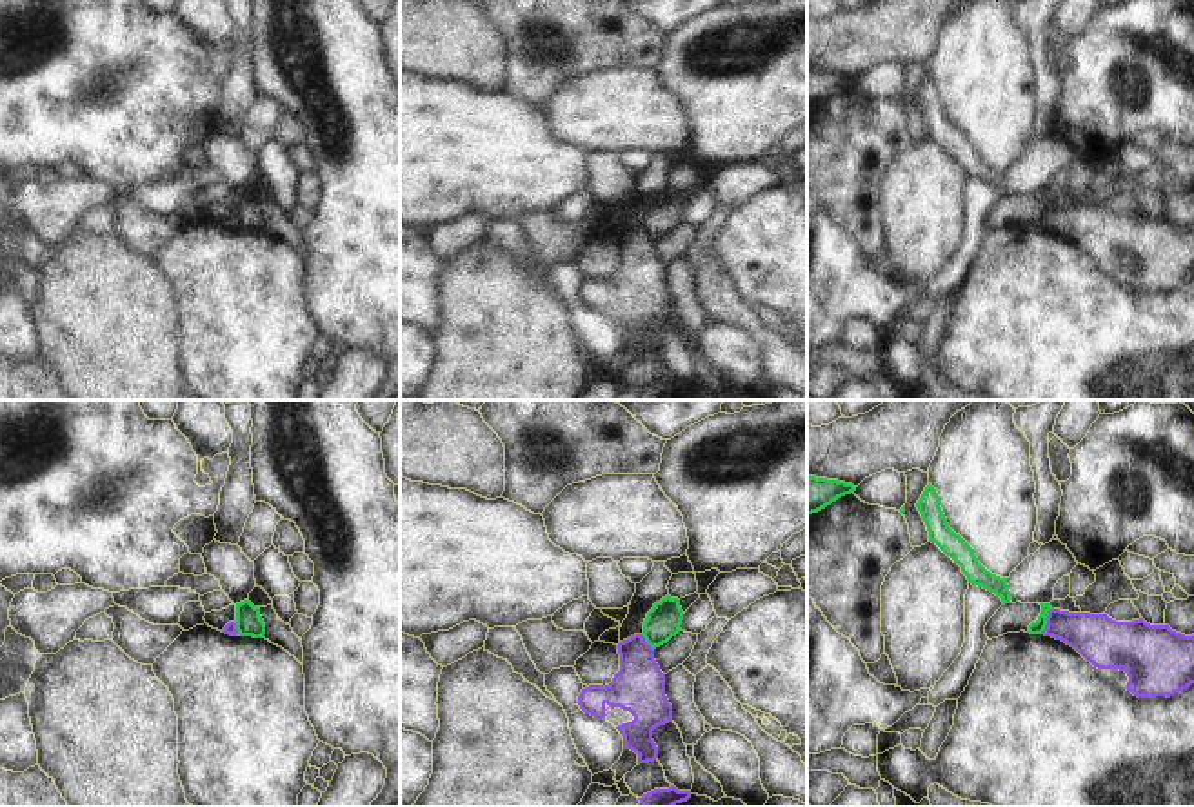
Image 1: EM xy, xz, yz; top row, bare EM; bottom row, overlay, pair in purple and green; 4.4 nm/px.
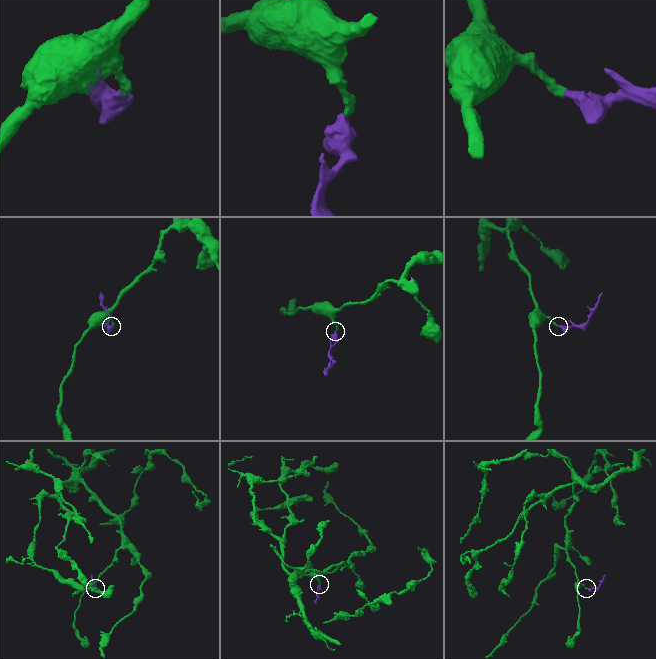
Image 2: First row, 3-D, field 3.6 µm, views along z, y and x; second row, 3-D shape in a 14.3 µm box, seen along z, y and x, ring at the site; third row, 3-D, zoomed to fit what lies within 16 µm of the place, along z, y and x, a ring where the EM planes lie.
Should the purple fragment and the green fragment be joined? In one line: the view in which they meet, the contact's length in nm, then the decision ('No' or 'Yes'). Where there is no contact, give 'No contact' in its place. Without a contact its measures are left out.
Touches purple in yz. Shared border 130 nm. No

